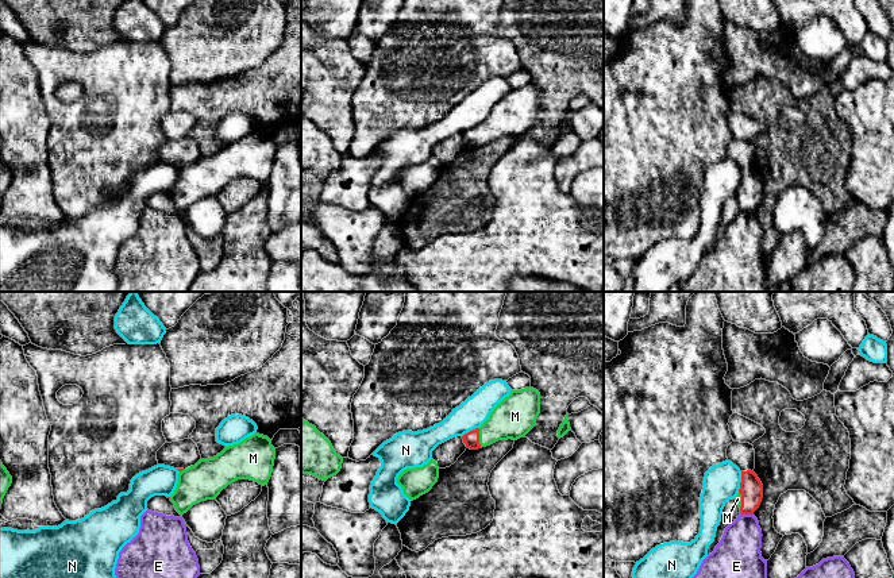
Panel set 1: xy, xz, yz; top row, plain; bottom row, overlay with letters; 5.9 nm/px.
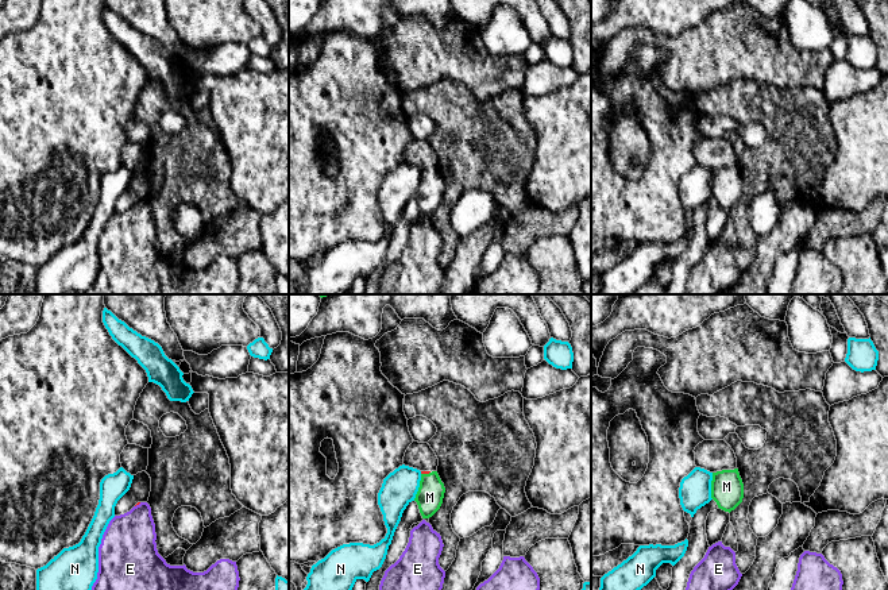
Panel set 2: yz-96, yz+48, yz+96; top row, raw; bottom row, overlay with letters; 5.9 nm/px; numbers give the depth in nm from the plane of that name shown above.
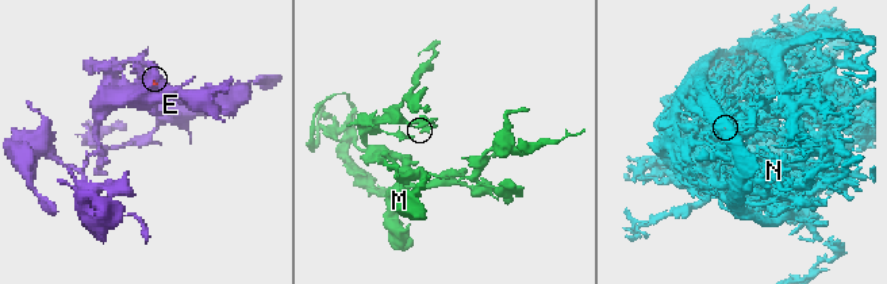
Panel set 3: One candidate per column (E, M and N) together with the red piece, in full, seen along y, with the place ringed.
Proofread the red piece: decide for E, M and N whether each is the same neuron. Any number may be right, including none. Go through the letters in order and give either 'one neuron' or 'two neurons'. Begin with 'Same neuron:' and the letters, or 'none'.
Same neuron: M
E: two neurons
M: one neuron
N: two neurons

